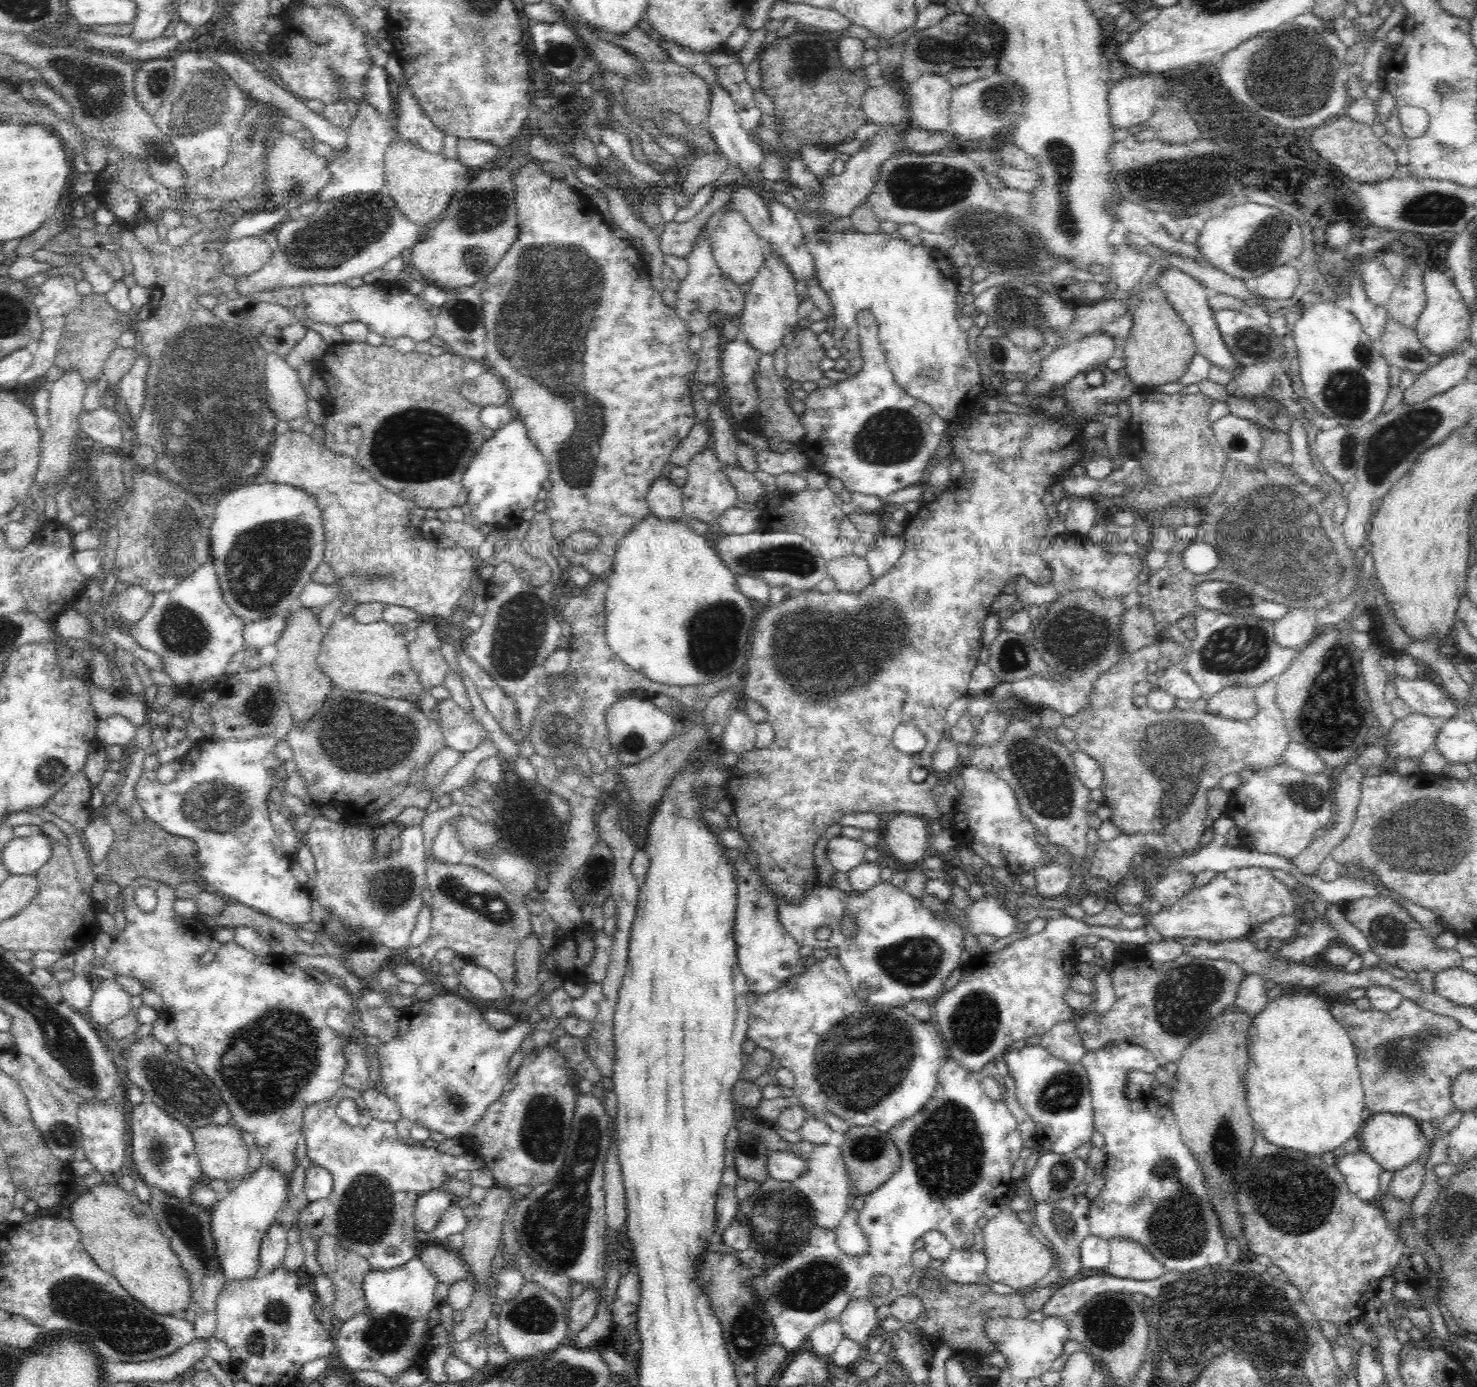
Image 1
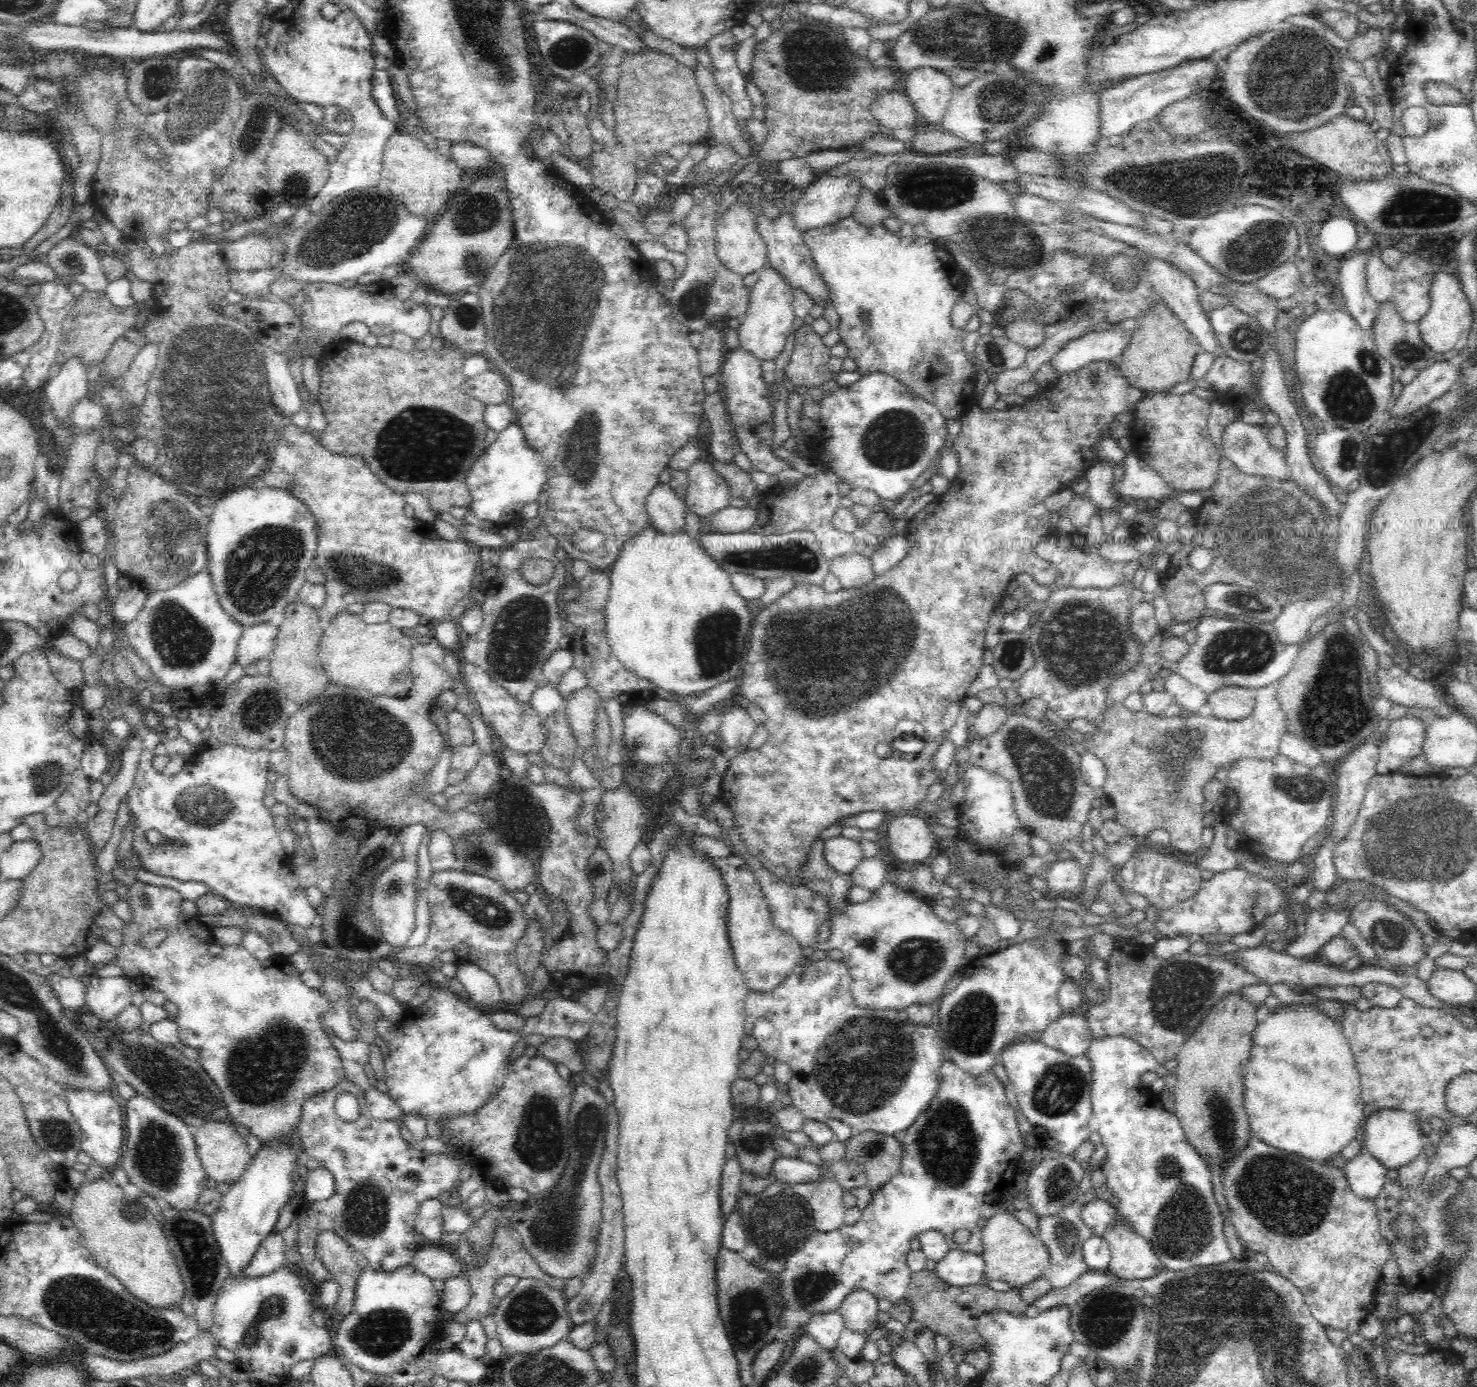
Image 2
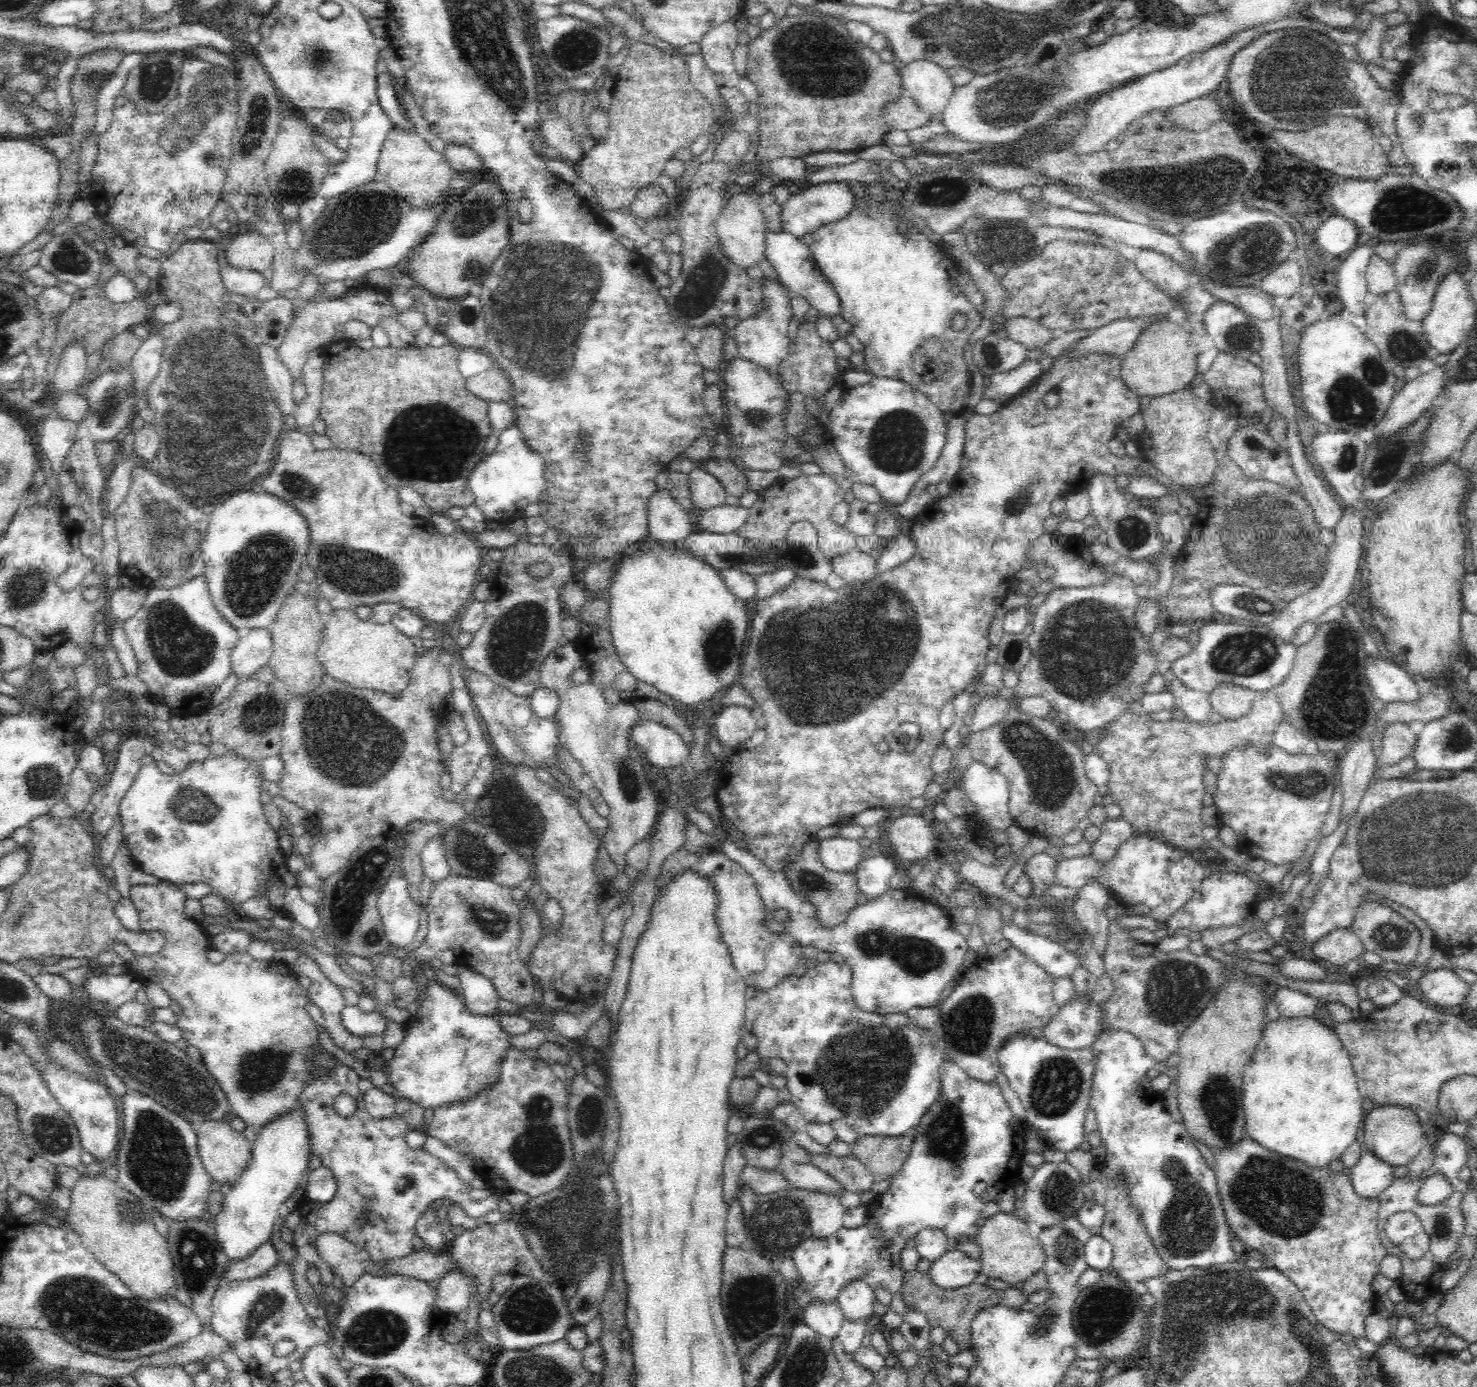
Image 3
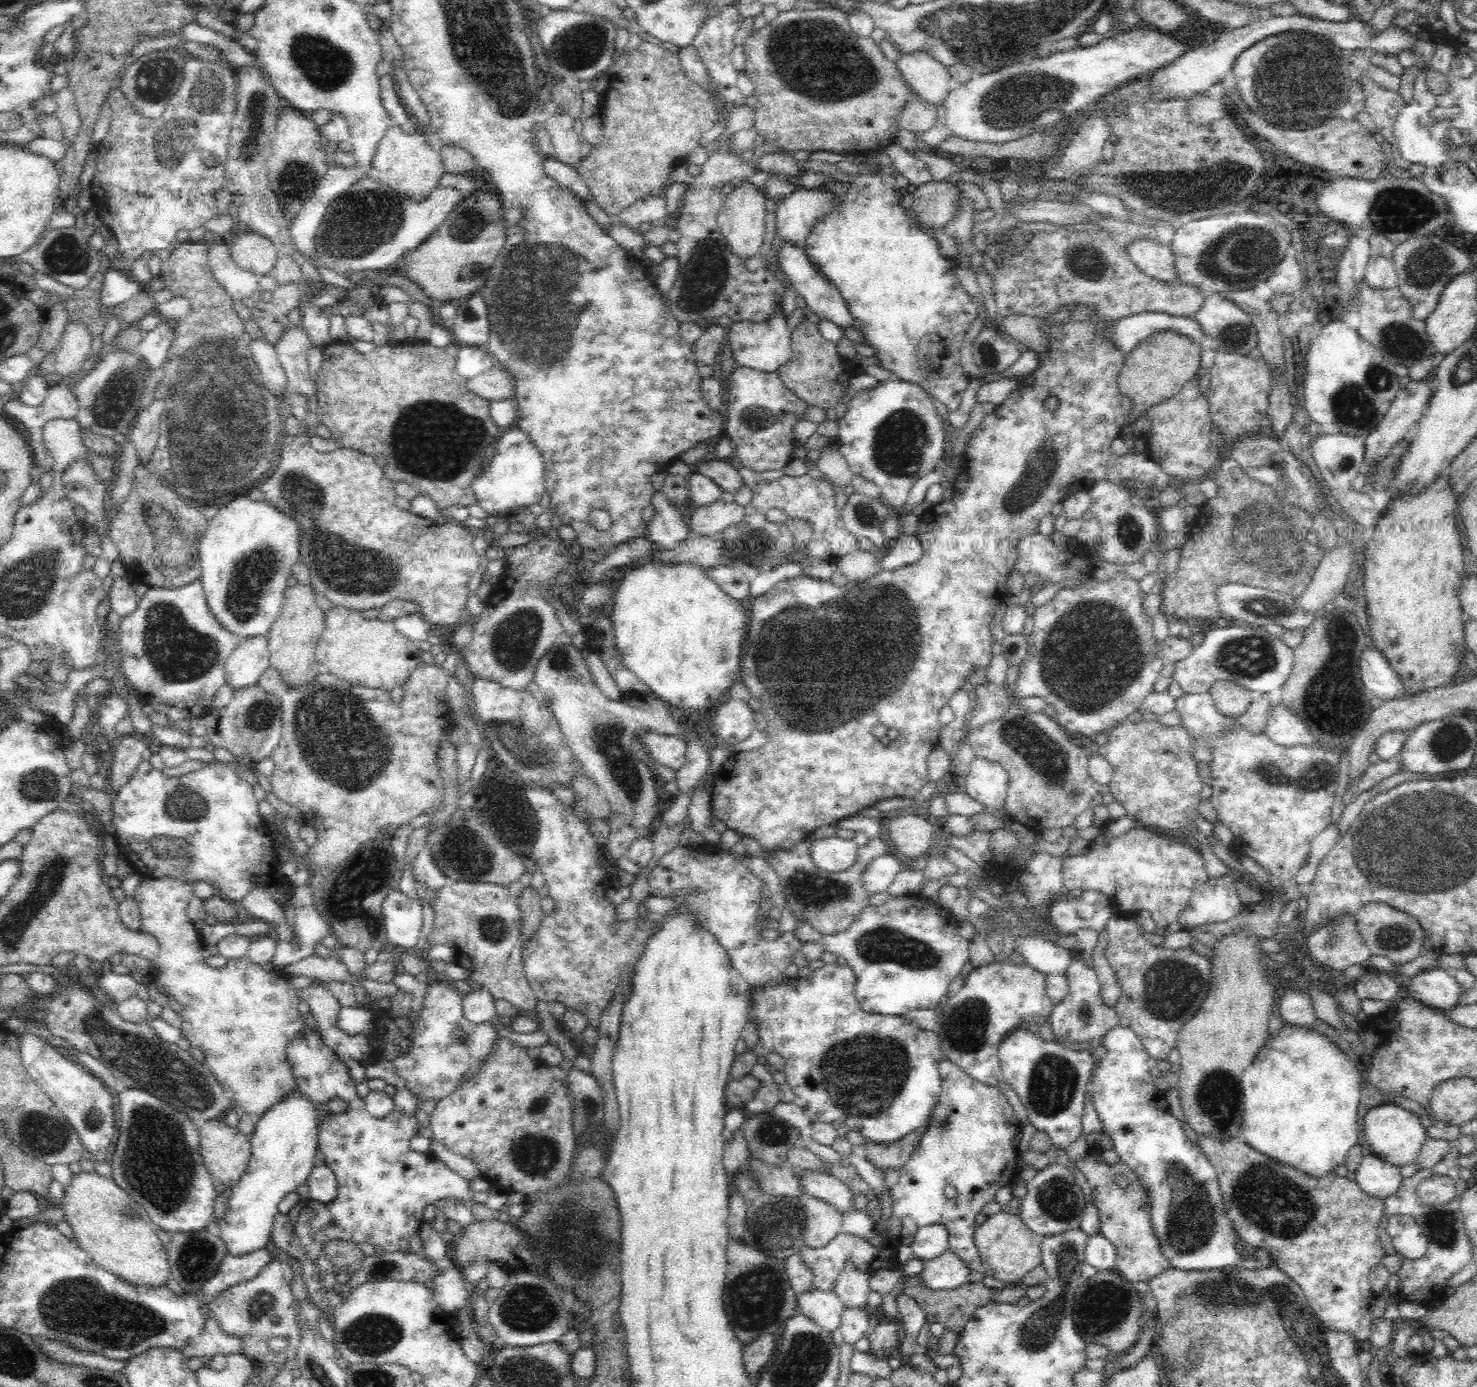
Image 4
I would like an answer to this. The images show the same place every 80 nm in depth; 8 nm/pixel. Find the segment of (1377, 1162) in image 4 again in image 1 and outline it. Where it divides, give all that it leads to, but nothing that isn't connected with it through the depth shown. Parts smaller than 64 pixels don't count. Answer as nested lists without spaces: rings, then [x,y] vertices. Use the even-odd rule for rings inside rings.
[[[1364,1150],[1346,1153],[1336,1152],[1334,1164],[1347,1182],[1352,1194],[1363,1201],[1373,1203],[1383,1187],[1379,1184],[1381,1167]]]

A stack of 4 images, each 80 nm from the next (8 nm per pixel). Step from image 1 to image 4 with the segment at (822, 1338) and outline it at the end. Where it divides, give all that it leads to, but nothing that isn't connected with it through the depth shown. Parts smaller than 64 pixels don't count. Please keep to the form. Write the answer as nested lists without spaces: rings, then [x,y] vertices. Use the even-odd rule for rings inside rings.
[[[810,1289],[799,1294],[797,1301],[798,1311],[822,1328],[822,1331],[833,1333],[839,1328],[844,1307],[835,1291]]]

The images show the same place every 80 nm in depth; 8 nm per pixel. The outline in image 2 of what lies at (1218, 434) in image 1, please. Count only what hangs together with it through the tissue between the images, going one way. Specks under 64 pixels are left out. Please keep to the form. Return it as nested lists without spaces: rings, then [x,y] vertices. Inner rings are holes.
[[[1237,419],[1227,423],[1220,433],[1220,451],[1222,456],[1231,460],[1242,472],[1263,476],[1264,478],[1277,478],[1289,480],[1288,467],[1286,467],[1285,453],[1272,449],[1266,430],[1259,425],[1244,424]]]

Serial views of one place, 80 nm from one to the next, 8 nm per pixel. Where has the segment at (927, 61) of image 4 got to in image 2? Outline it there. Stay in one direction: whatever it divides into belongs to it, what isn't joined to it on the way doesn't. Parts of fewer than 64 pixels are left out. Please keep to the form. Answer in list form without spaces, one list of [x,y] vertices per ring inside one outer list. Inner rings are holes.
[[[932,67],[914,69],[908,73],[904,88],[901,89],[910,99],[919,125],[923,129],[938,130],[946,116],[953,93],[954,84],[944,71]]]

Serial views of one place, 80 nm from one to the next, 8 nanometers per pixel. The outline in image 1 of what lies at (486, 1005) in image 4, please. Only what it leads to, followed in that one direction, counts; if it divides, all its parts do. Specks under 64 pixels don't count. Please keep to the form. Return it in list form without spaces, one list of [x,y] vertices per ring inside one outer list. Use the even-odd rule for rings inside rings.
[[[468,964],[459,972],[459,980],[474,998],[480,1000],[495,1000],[505,994],[502,980],[487,968]]]

